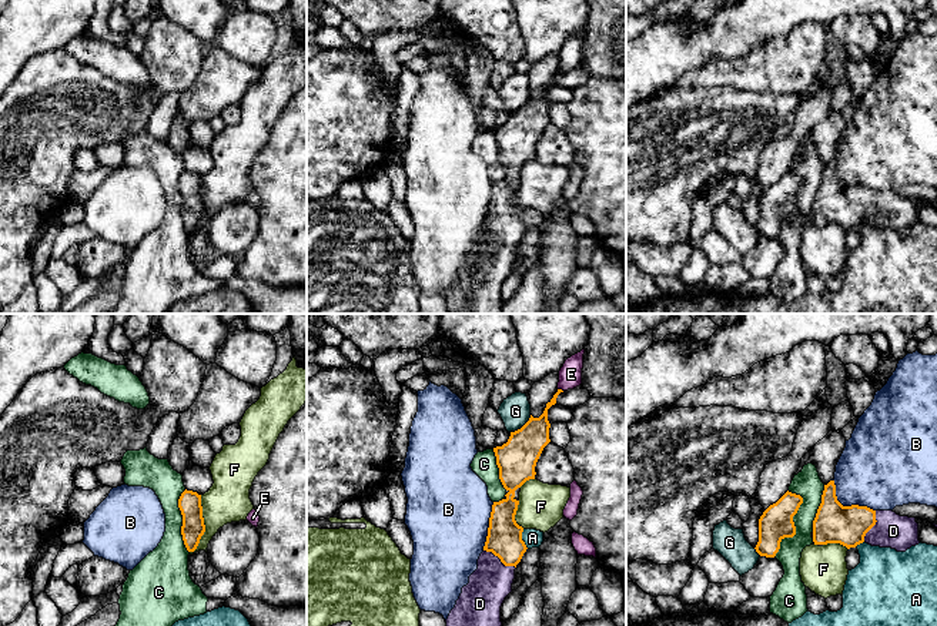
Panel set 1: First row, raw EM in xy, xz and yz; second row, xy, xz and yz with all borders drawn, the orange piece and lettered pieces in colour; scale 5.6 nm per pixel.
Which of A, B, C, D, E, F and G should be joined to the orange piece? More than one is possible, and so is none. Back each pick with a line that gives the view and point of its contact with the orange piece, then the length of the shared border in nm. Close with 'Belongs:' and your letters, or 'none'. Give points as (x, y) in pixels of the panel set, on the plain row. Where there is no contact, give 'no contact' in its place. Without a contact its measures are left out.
D: contact xz (499, 238); length 220 nm
Belongs: D

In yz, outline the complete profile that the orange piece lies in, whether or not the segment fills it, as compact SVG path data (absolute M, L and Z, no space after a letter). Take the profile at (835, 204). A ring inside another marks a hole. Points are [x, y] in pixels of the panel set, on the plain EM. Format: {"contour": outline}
{"contour": "M834 161L824 165L821 184L813 201L814 225L840 224L847 230L866 222L871 227L906 232L920 224L916 198L867 187L843 187Z"}

